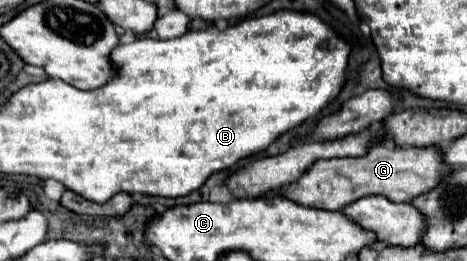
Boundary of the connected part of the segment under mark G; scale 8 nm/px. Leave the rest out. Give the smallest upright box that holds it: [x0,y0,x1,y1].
[280,145,450,211]

